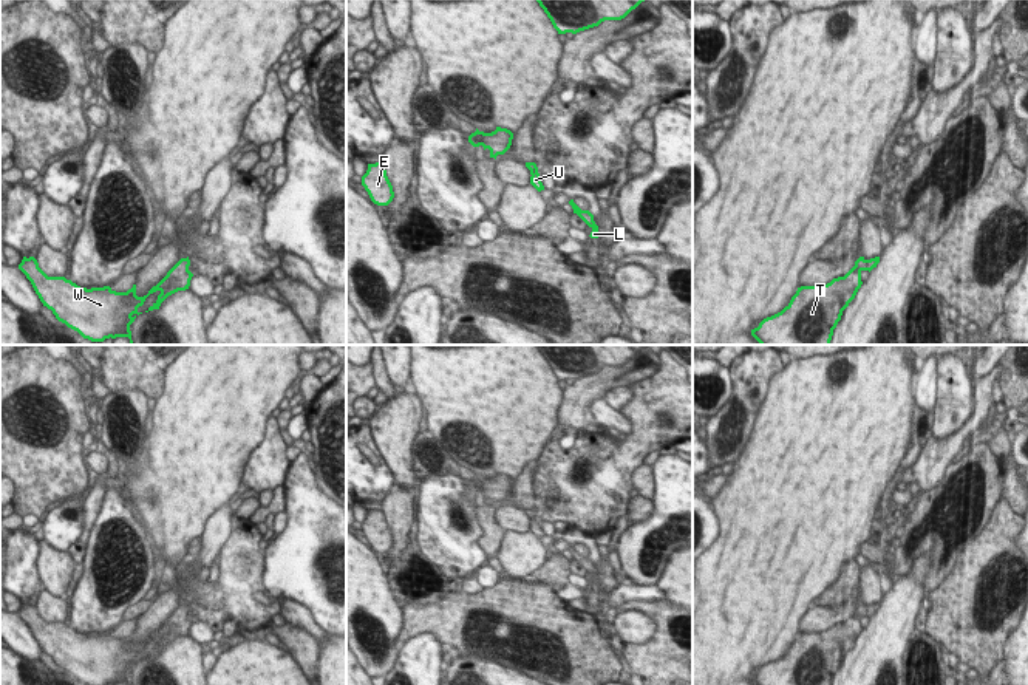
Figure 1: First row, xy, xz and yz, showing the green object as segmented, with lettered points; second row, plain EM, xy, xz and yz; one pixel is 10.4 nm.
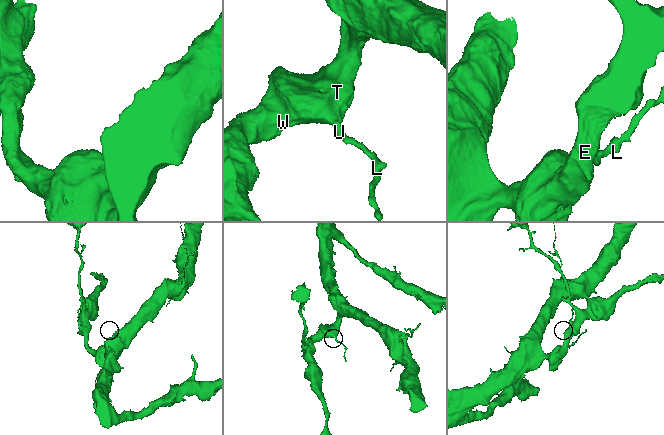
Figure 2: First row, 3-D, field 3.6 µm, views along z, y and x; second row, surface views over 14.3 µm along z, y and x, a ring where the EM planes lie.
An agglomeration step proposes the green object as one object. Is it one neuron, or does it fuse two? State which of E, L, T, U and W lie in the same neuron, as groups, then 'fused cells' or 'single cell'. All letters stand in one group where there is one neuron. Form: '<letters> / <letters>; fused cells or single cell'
E L T U W; single cell

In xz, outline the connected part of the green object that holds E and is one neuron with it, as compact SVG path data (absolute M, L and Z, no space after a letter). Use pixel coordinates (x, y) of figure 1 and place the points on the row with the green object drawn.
M382 162L368 164L368 170L362 176L362 186L377 206L388 206L394 198L393 186Z

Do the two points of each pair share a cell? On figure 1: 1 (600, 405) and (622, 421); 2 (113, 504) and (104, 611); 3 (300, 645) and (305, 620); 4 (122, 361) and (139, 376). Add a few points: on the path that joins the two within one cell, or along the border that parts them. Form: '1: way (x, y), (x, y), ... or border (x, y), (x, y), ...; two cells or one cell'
1: way (605, 410), (617, 421); one cell
2: way (99, 531), (91, 560), (96, 585); one cell
3: border (286, 622), (306, 628), (320, 642); two cells
4: way (127, 364), (135, 371); one cell

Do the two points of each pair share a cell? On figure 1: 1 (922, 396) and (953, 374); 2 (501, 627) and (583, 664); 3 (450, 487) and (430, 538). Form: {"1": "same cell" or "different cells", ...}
{"1": "different cells", "2": "same cell", "3": "same cell"}

